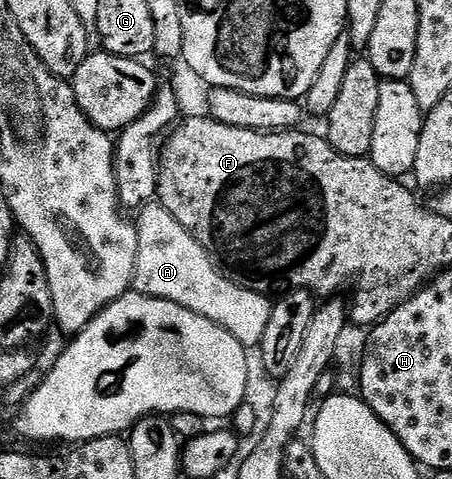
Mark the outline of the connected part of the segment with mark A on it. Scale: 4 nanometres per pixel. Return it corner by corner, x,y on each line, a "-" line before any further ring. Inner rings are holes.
149,202
137,211
136,225
138,255
133,289
137,293
146,294
149,298
172,300
172,304
180,304
188,308
188,312
196,312
220,324
220,328
232,332
232,336
236,336
242,346
261,347
264,328
268,328
268,316
272,316
272,302
267,295
238,286
226,277
209,252
161,202

